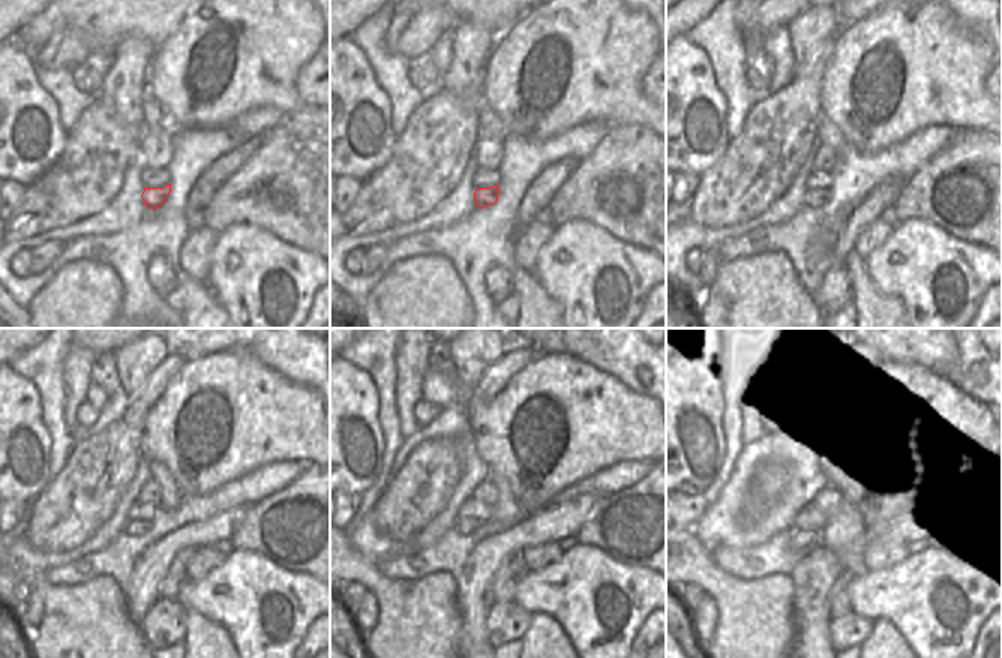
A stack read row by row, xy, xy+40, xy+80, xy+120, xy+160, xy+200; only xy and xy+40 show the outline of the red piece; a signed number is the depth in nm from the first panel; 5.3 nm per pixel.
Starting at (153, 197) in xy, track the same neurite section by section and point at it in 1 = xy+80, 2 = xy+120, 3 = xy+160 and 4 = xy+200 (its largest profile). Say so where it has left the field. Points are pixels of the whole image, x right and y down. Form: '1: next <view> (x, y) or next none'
1: next xy+80 (816, 198)
2: next xy+120 (135, 528)
3: next xy+160 (465, 526)
4: next xy+200 (801, 538)

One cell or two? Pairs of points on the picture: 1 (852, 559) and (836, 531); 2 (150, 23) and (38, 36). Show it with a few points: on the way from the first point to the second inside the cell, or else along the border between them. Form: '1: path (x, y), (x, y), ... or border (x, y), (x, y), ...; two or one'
1: path (851, 552), (849, 544), (843, 538); one
2: path (122, 15), (66, 15); one

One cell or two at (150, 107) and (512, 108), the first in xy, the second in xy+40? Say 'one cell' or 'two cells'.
two cells

